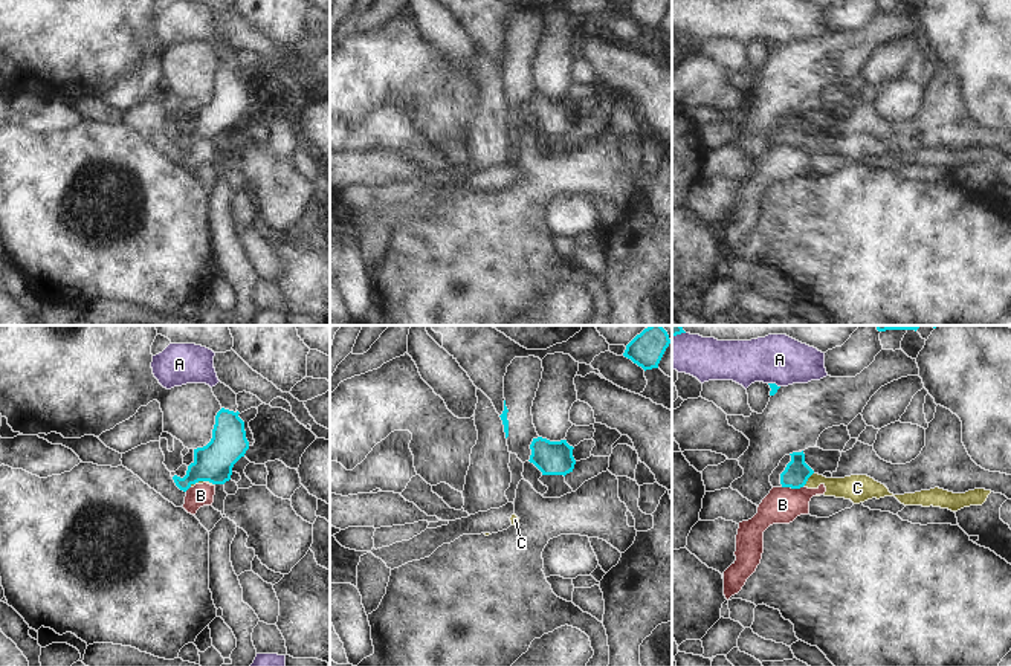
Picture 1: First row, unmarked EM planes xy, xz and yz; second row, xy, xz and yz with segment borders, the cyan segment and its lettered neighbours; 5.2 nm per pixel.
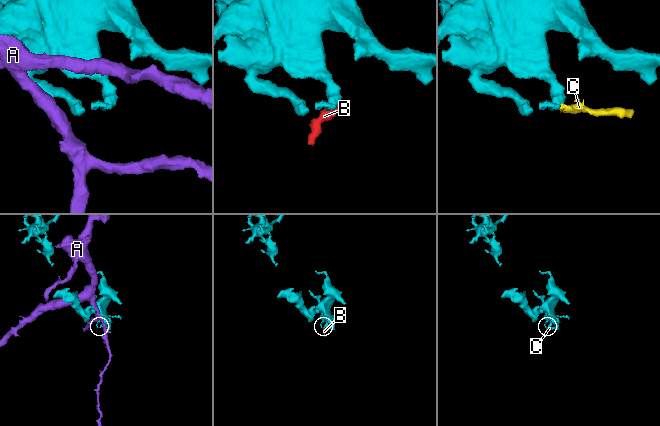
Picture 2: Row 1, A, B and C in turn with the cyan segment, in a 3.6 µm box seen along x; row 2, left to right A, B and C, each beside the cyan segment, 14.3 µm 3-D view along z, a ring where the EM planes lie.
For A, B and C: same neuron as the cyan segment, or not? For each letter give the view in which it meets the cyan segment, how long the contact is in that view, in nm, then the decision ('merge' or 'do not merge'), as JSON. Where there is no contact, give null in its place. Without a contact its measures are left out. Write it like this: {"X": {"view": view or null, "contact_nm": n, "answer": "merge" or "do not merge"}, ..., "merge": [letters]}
{"A": {"view": "yz", "contact_nm": 70, "answer": "do not merge"}, "B": {"view": "yz", "contact_nm": 120, "answer": "do not merge"}, "C": {"view": "yz", "contact_nm": 90, "answer": "do not merge"}, "merge": []}

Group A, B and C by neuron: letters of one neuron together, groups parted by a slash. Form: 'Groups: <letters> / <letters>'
Groups: A / B C.

